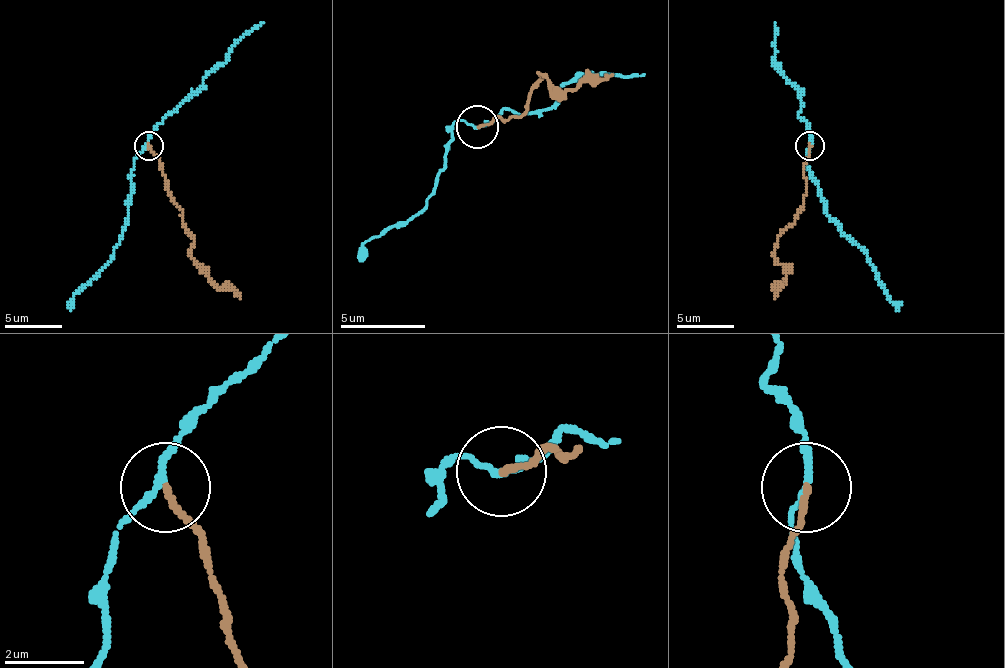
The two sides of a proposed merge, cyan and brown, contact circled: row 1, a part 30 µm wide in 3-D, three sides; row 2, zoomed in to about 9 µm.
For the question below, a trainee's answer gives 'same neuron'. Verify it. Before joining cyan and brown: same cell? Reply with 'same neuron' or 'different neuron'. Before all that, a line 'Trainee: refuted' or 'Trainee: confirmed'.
Trainee: refuted
different neuron

